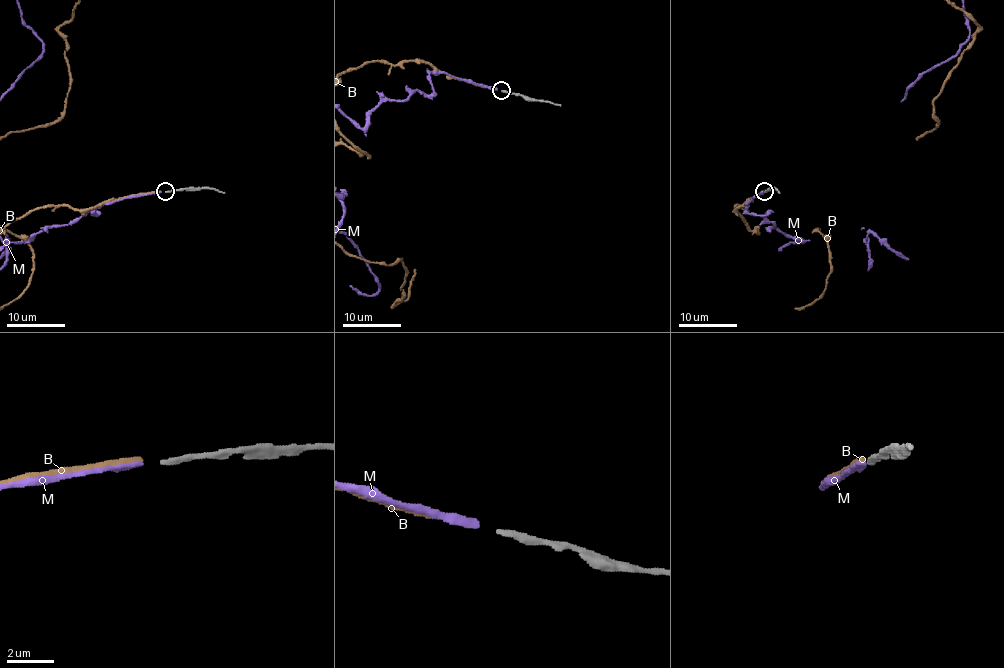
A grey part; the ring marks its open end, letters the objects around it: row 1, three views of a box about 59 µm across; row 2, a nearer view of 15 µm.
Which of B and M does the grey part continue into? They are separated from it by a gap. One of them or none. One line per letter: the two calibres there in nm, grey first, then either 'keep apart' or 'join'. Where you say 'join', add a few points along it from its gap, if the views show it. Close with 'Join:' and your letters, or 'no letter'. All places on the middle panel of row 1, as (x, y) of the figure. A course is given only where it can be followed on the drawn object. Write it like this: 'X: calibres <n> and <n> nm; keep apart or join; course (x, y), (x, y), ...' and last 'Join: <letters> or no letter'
B: calibres 240 and 240 nm; keep apart
M: calibres 240 and 280 nm; join
Join: M

